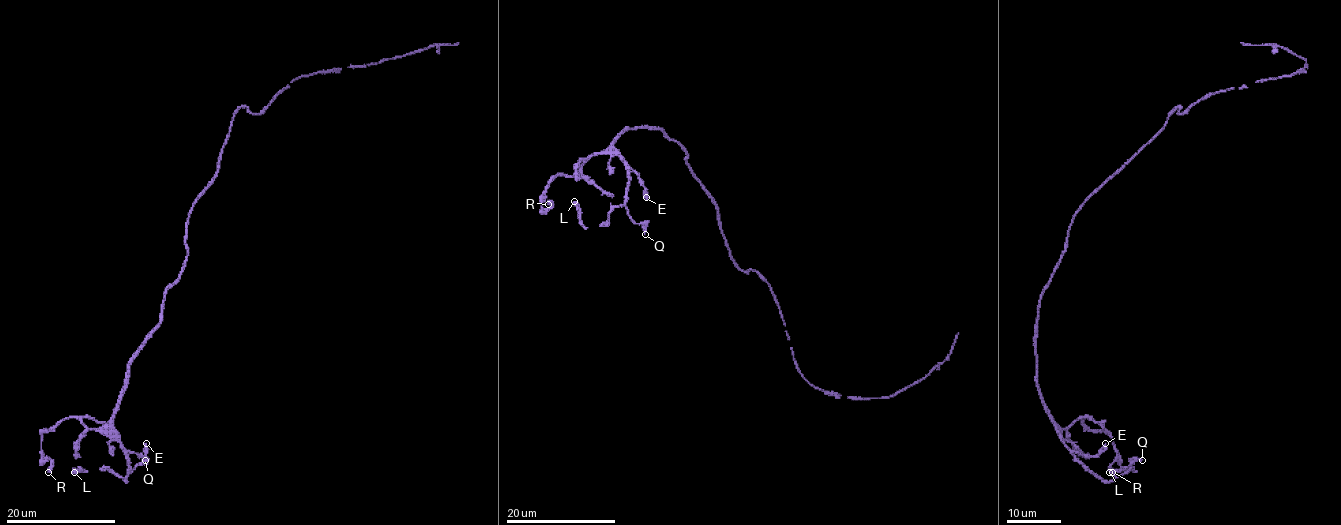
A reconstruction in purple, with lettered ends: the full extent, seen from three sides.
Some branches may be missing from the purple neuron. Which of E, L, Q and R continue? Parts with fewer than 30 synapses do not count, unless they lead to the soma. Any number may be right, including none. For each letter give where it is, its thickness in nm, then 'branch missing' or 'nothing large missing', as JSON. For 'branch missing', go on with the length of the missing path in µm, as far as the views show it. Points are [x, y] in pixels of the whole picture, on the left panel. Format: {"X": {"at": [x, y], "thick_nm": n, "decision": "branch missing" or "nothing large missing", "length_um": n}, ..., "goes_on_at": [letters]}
{"E": {"at": [146, 443], "thick_nm": 280, "decision": "nothing large missing"}, "L": {"at": [74, 472], "thick_nm": 600, "decision": "nothing large missing"}, "Q": {"at": [145, 460], "thick_nm": 280, "decision": "nothing large missing"}, "R": {"at": [48, 472], "thick_nm": 500, "decision": "nothing large missing"}, "goes_on_at": []}

